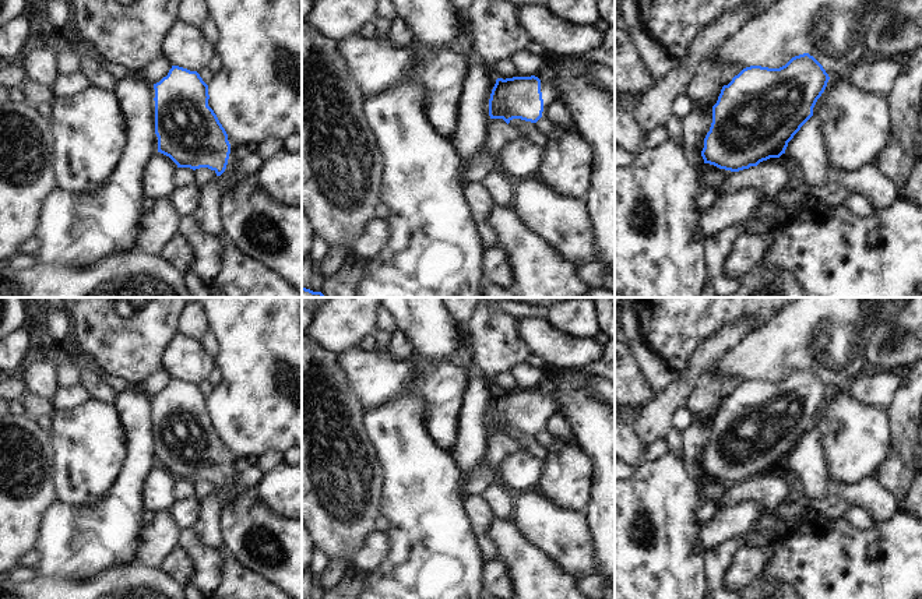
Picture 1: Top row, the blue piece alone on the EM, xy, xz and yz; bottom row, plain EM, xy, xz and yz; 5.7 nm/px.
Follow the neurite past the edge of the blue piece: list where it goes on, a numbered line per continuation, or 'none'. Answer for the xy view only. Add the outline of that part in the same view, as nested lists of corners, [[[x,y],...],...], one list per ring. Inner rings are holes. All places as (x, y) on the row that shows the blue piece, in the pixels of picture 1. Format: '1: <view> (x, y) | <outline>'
none

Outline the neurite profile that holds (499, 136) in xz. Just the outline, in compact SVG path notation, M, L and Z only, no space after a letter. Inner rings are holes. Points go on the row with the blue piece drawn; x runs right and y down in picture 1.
M490 119L490 137L488 138L488 149L499 156L506 149L506 141L529 140L528 135L515 127L507 127L503 119Z

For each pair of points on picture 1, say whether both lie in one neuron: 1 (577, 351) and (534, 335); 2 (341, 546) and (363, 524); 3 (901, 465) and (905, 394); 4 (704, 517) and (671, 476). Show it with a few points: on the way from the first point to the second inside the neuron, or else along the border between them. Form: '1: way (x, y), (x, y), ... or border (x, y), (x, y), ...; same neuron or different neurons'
1: way (566, 351), (545, 341); same neuron
2: way (347, 541), (358, 529); same neuron
3: way (903, 447), (905, 412); same neuron
4: border (699, 506), (696, 521), (700, 527); different neurons

